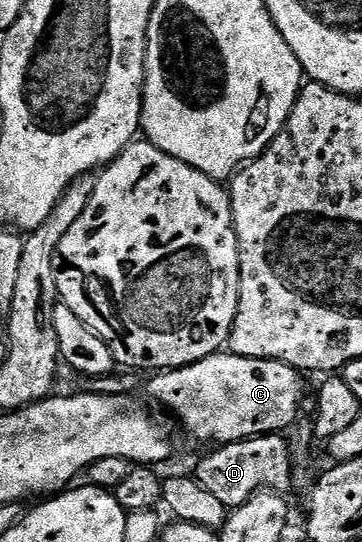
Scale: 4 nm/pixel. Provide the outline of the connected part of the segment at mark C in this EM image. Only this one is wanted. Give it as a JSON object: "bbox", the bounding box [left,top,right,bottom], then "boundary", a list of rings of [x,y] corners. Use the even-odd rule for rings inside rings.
{"bbox":[149,352,301,444],"boundary":[[[218,352],[216,354],[208,354],[203,360],[192,362],[189,366],[180,366],[178,370],[167,370],[157,372],[152,375],[153,378],[149,382],[149,394],[161,406],[166,406],[175,417],[181,421],[181,426],[194,438],[197,442],[213,442],[209,444],[224,444],[226,442],[241,442],[244,438],[260,438],[263,434],[275,434],[285,432],[285,429],[292,424],[297,418],[297,413],[301,410],[301,378],[294,366],[289,366],[286,362],[276,362],[275,360],[267,360],[266,358],[248,358],[247,356],[239,356],[232,352]]]}

